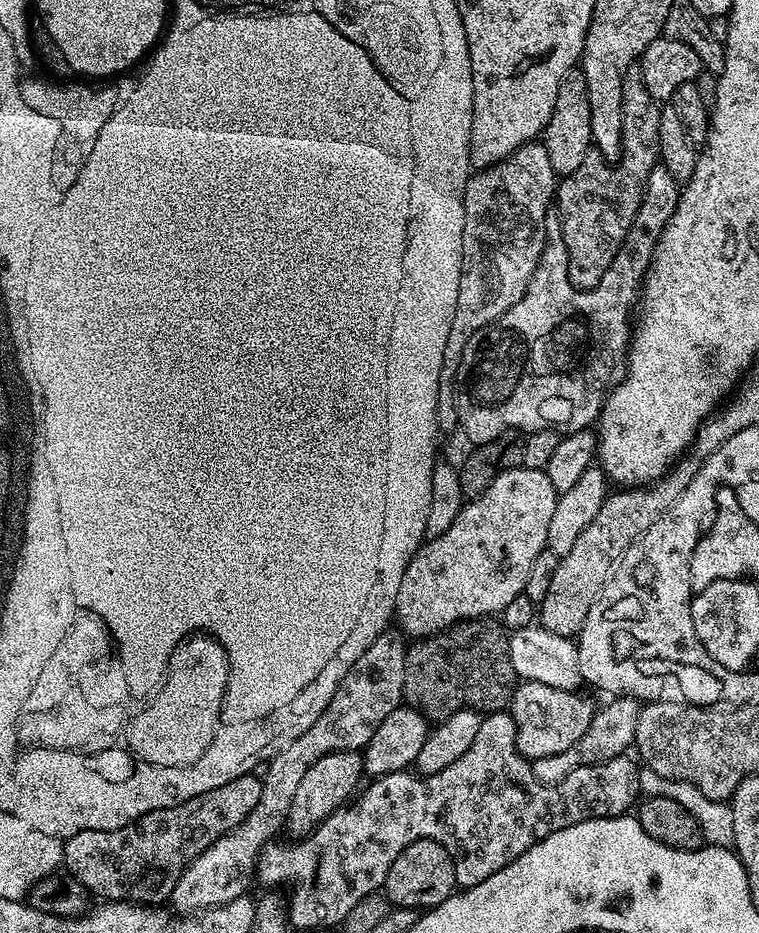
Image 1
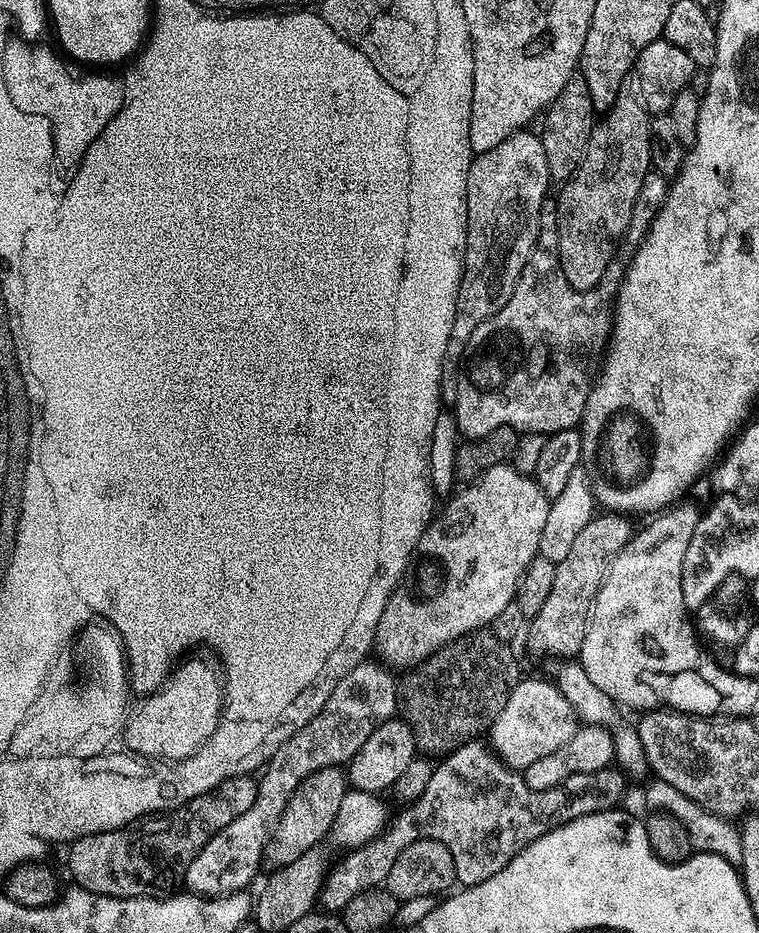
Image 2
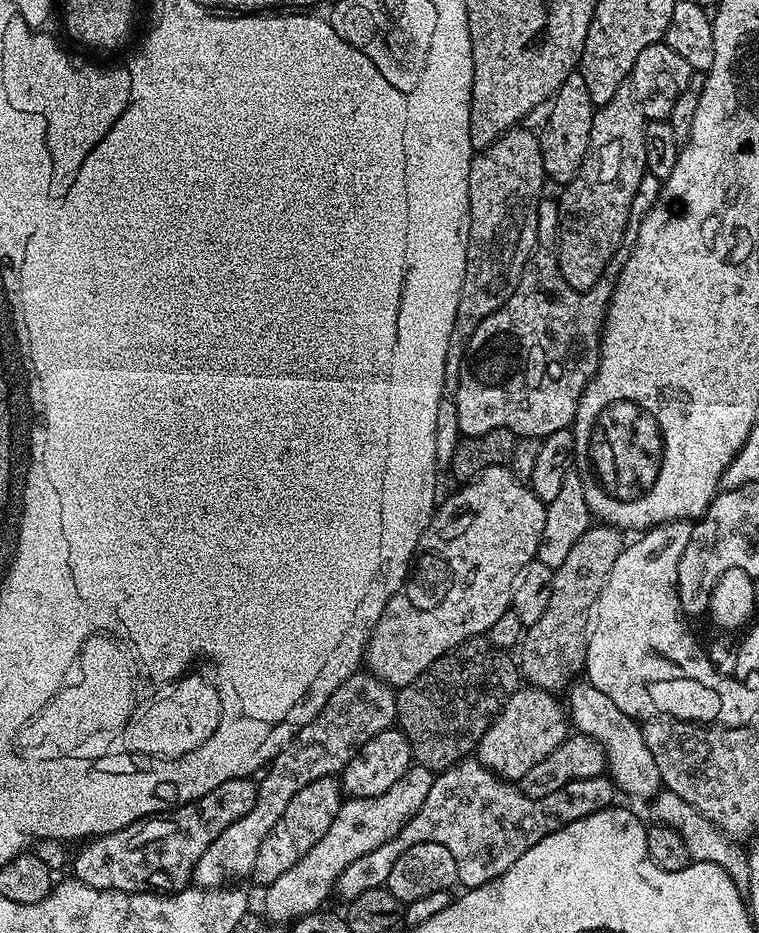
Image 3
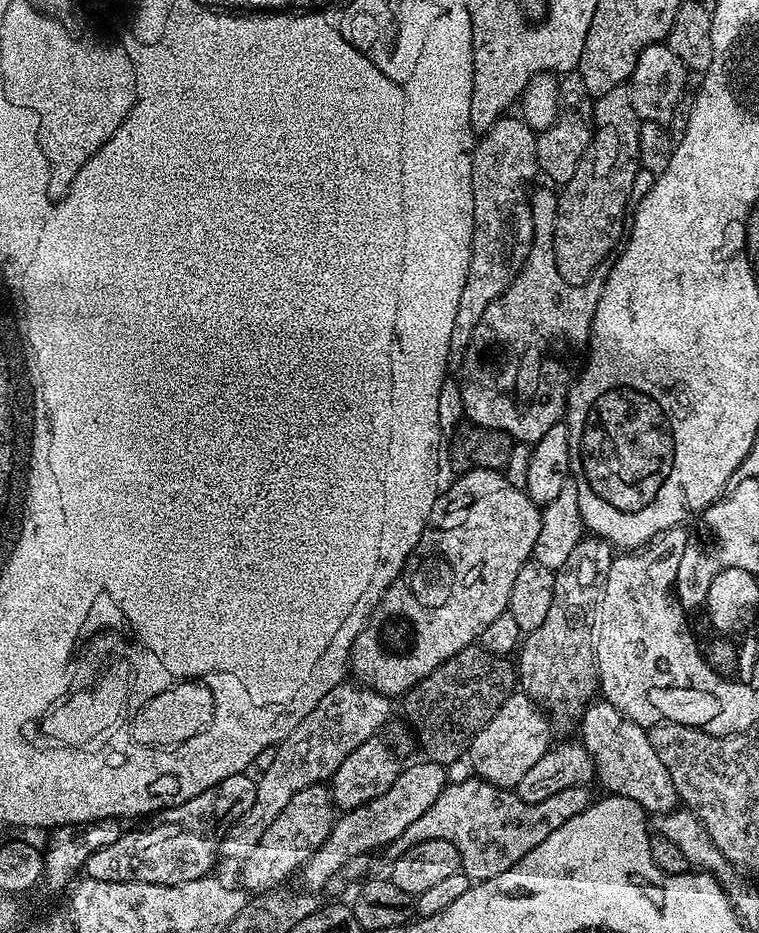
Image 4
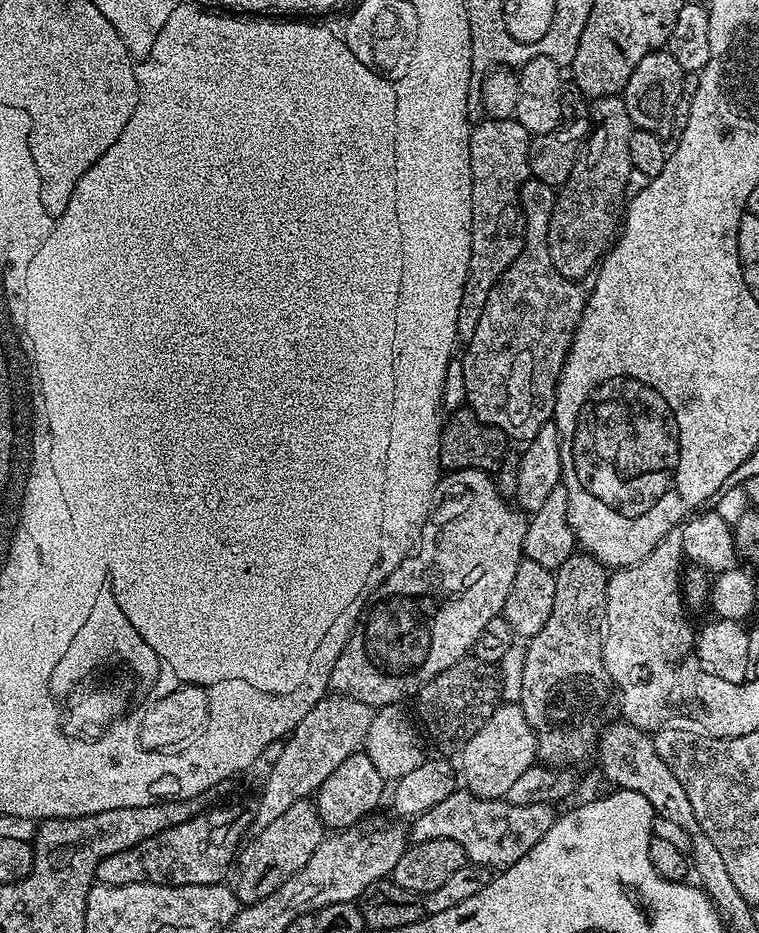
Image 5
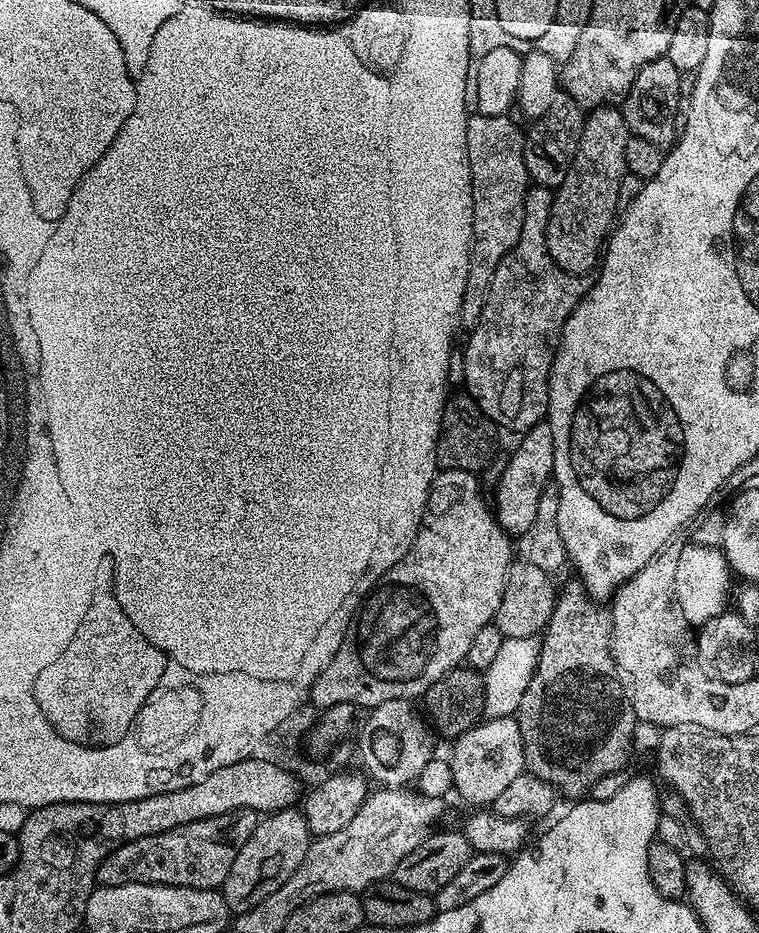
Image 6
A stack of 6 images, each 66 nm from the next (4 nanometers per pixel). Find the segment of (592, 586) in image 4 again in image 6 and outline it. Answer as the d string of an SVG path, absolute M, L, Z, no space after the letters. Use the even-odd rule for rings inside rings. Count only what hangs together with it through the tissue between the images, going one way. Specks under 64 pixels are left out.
M572 578L565 588L559 589L552 617L540 640L540 653L530 686L526 686L526 694L522 694L522 702L514 715L522 730L525 769L542 778L542 782L556 789L561 797L587 797L599 780L618 771L628 760L638 721L616 675L612 657L612 618L609 609L593 600L579 579Z

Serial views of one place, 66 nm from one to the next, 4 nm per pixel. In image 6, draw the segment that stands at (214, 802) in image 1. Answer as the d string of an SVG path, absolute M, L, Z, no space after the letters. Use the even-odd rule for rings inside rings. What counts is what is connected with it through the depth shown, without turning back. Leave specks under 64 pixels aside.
M239 808L236 812L227 812L214 818L202 818L198 822L190 822L186 826L178 826L174 830L159 832L146 838L138 838L121 848L114 848L107 858L100 861L96 869L96 879L103 886L122 886L123 884L169 884L175 888L215 888L224 883L226 874L230 874L230 866L234 866L234 858L238 858L238 850L254 834L261 817L254 810Z

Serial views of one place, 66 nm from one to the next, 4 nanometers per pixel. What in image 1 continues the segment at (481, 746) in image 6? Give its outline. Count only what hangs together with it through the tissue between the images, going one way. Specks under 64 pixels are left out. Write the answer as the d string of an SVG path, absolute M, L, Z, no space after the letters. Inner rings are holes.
M525 680L515 685L510 697L510 711L516 727L516 745L522 756L531 762L538 758L550 758L550 754L562 754L562 750L570 750L570 746L574 746L574 742L578 742L578 738L590 730L594 707L586 697L580 695L579 691L555 689L536 681Z

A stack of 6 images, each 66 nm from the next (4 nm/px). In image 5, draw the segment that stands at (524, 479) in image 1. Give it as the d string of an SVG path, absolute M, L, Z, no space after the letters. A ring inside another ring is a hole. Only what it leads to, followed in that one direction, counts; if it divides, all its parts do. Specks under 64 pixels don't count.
M458 470L441 475L432 499L434 501L432 511L428 513L428 521L424 523L418 547L372 593L372 599L368 601L360 619L357 620L356 629L350 634L342 654L338 654L338 662L334 662L334 670L328 679L333 693L349 696L358 702L366 702L376 710L384 705L400 704L407 696L408 699L415 697L420 688L426 686L426 682L430 682L435 676L442 674L442 670L454 666L454 662L464 659L471 653L472 644L478 638L478 634L482 634L486 622L490 622L490 618L503 613L506 594L510 594L510 586L514 586L514 574L518 574L518 566L524 559L524 539L528 529L528 520L519 507L509 503L505 496L496 489L495 479L489 473L482 470Z

